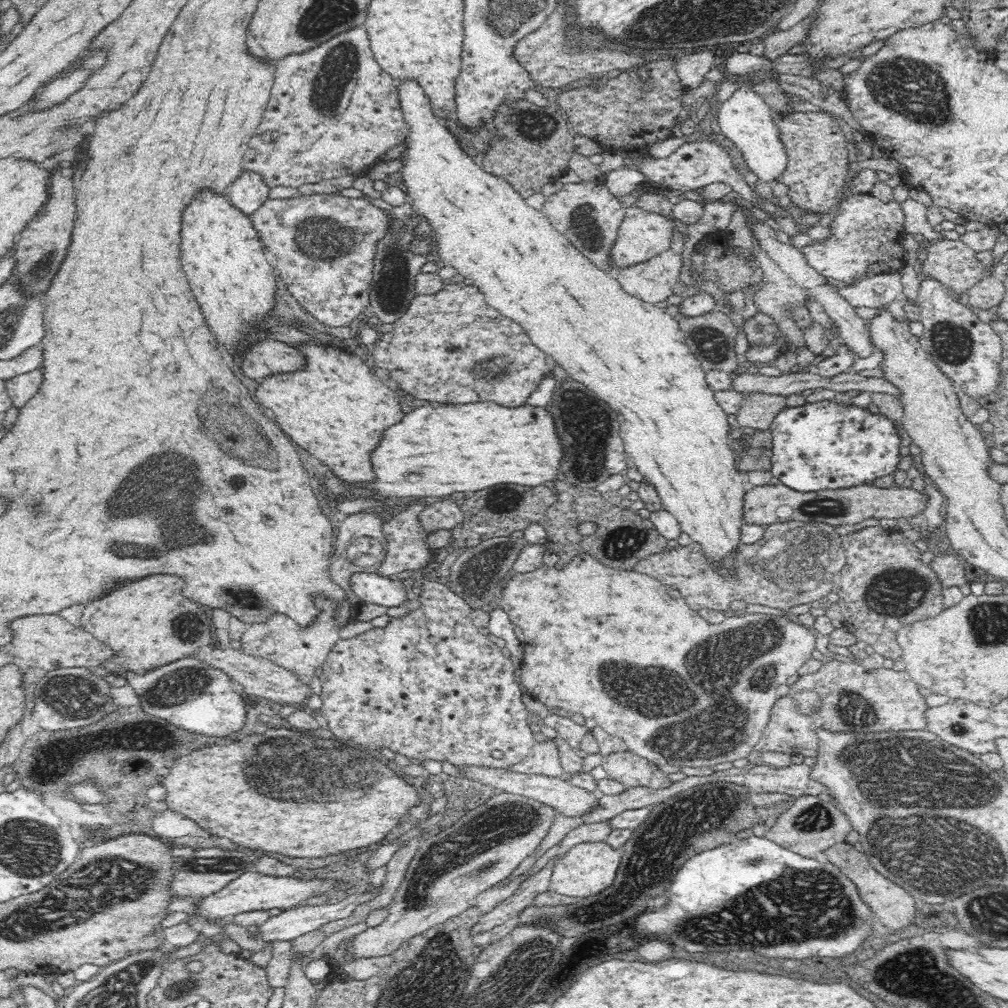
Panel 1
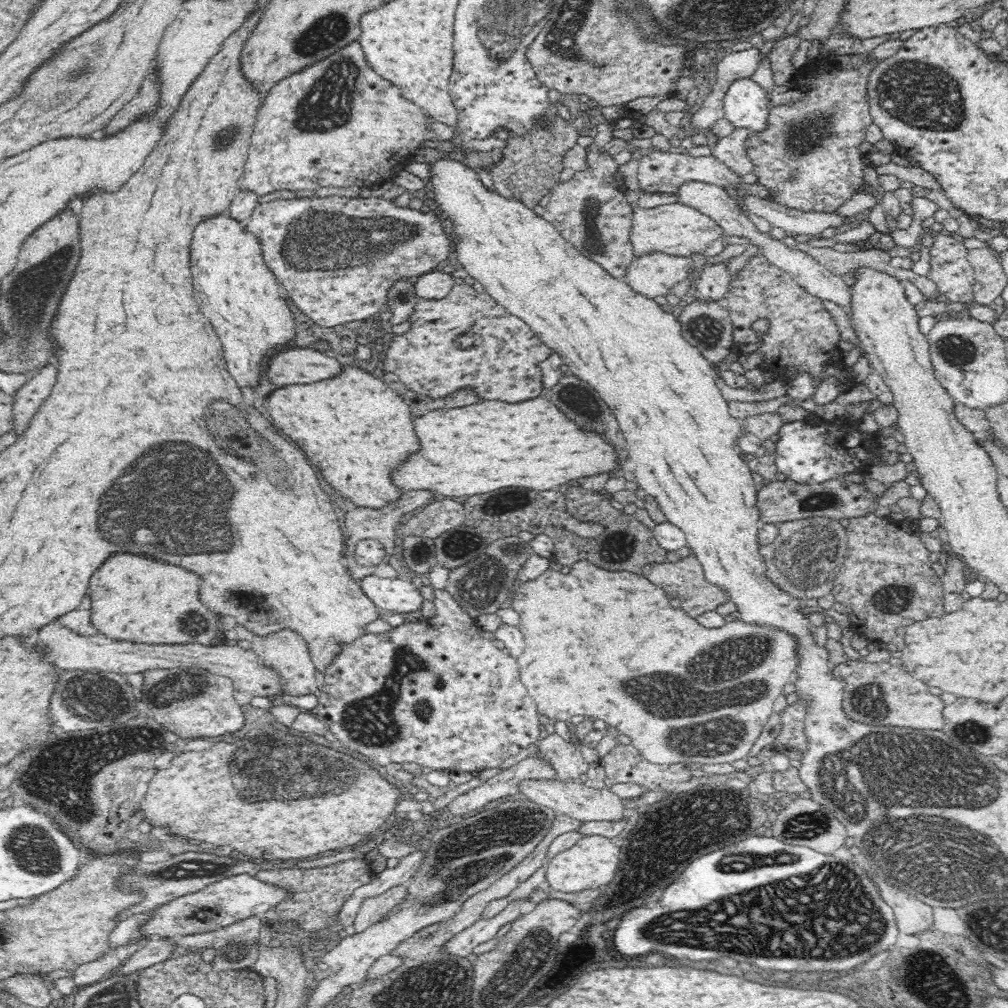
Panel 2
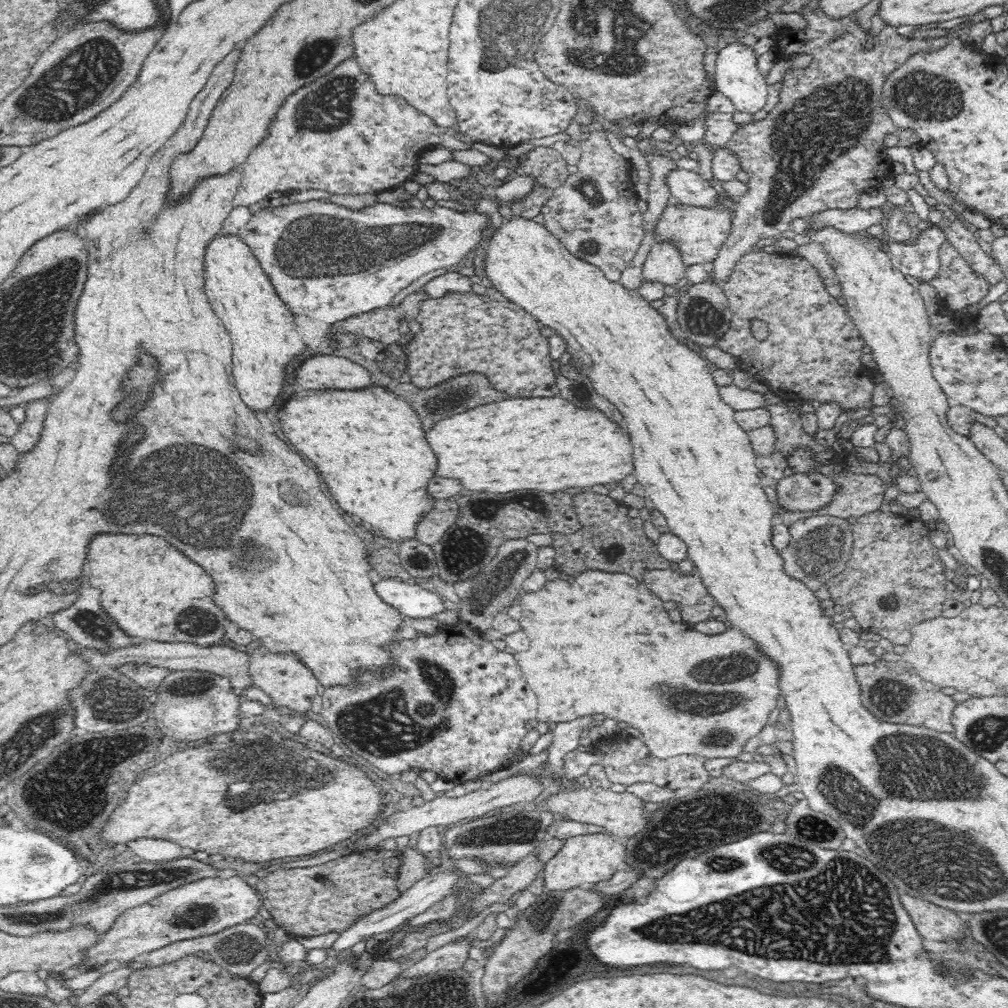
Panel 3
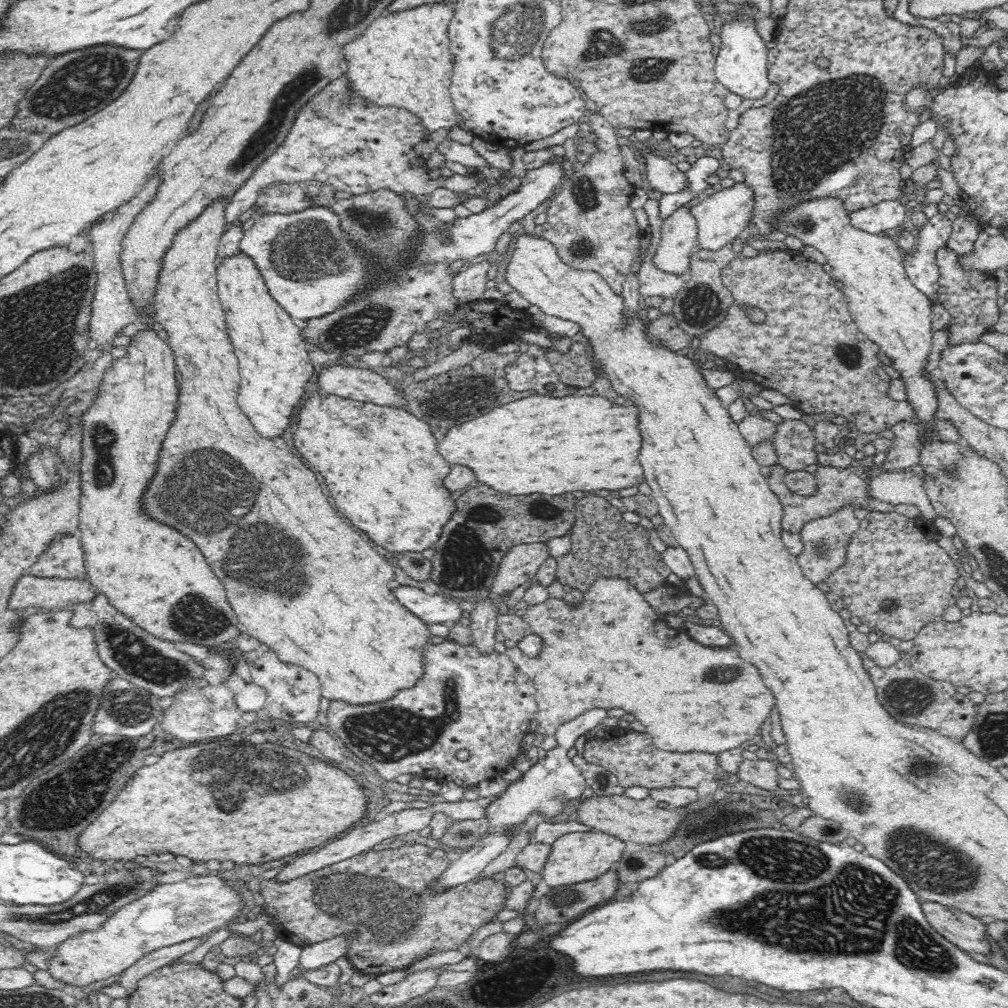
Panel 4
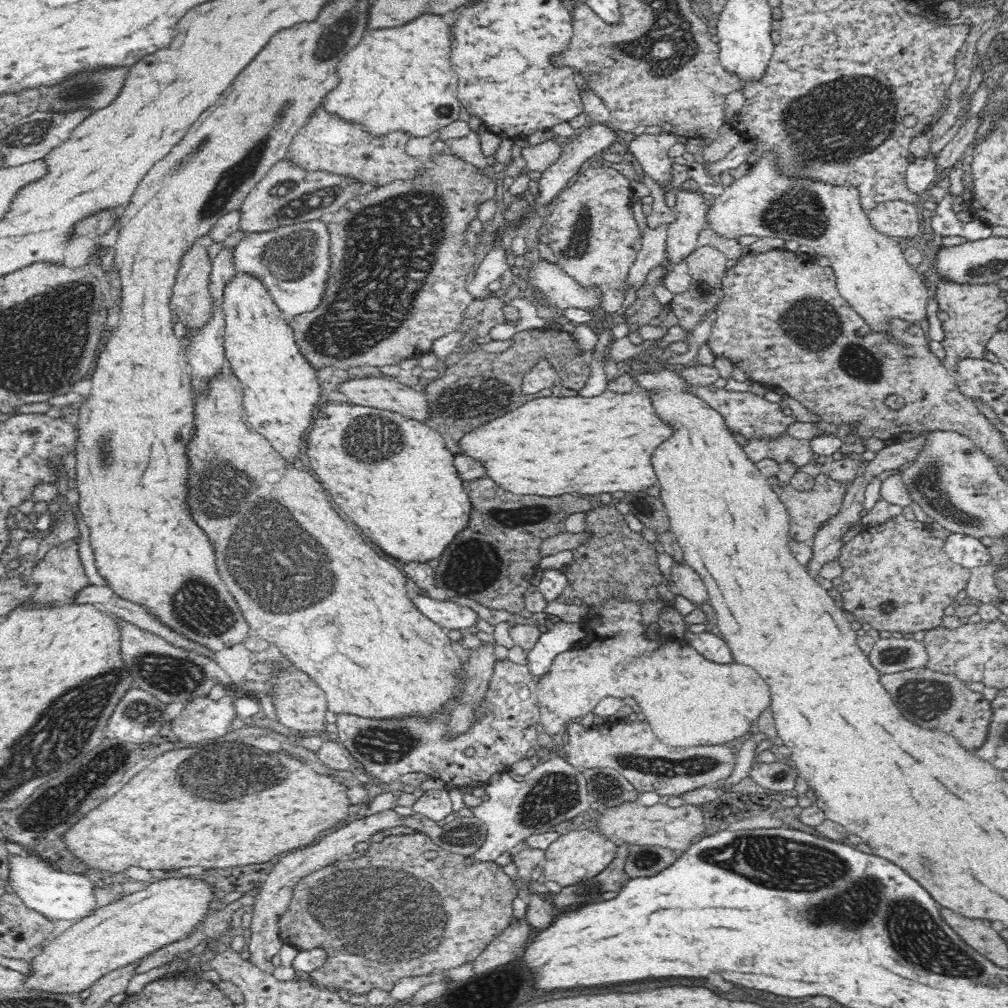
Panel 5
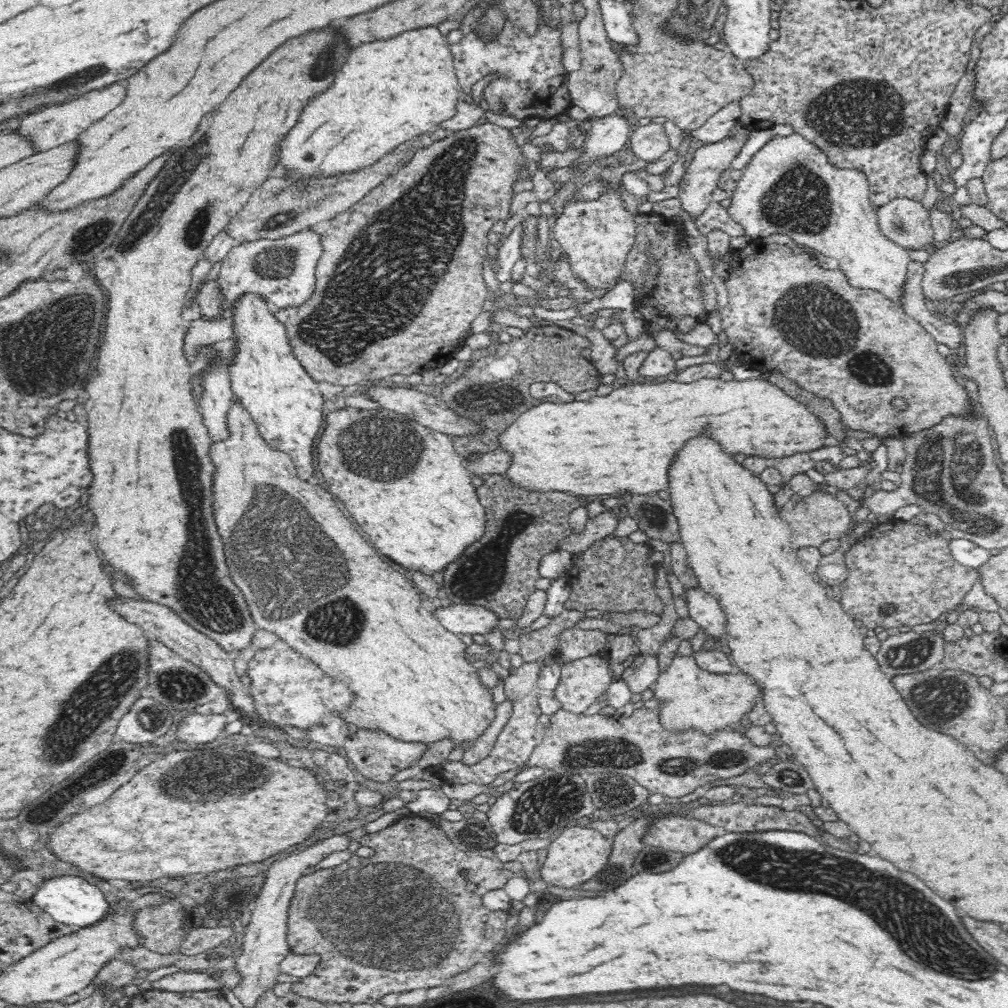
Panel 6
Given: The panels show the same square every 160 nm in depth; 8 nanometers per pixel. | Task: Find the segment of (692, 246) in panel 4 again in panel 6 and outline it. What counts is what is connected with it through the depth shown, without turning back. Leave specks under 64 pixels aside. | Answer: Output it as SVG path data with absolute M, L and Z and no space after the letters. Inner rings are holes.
M738 125L737 129L732 132L732 136L733 138L726 138L722 142L716 142L716 144L706 144L696 150L690 165L687 167L688 169L684 172L678 199L680 199L680 206L691 216L692 220L697 219L706 210L708 204L712 202L712 192L721 183L719 182L720 174L724 170L731 170L731 162L746 143L749 131Z

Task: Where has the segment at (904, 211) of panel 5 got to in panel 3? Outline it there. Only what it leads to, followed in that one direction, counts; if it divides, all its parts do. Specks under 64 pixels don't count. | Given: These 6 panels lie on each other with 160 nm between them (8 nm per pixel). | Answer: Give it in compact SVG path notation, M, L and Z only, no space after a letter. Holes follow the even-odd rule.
M882 207L873 209L830 209L814 213L805 218L794 218L788 224L795 234L807 234L808 231L817 231L821 228L834 227L846 234L865 234L878 231L880 220L884 218Z

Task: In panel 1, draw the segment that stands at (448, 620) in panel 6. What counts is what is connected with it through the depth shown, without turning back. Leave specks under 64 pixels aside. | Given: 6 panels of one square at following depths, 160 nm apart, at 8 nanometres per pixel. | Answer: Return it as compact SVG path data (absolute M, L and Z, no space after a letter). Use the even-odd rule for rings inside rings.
M373 570L354 572L350 576L350 589L358 601L384 606L399 606L411 596L408 587L397 578L380 576Z

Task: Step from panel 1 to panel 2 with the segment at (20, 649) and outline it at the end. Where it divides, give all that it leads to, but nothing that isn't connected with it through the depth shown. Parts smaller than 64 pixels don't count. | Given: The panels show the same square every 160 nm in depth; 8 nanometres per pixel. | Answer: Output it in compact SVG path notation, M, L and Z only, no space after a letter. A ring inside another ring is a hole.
M58 620L53 624L42 626L38 638L31 646L41 654L43 662L48 662L60 672L64 670L103 670L121 674L144 672L154 668L203 668L231 678L235 690L252 693L256 700L274 700L287 694L281 674L273 668L262 665L260 659L250 650L244 650L238 645L201 645L198 643L150 645L114 640L101 635L92 636L78 634L62 625Z

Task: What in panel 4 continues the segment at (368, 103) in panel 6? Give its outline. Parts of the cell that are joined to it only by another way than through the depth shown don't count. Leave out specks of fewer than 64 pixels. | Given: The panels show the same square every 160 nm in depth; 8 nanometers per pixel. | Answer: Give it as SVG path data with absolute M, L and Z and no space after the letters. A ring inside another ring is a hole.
M432 2L408 10L396 10L388 16L374 20L374 24L370 24L370 28L366 28L366 32L358 40L346 44L346 73L354 94L368 98L378 107L399 107L416 114L430 133L459 126L460 117L450 98L453 70L448 28L454 16L452 6L448 2Z

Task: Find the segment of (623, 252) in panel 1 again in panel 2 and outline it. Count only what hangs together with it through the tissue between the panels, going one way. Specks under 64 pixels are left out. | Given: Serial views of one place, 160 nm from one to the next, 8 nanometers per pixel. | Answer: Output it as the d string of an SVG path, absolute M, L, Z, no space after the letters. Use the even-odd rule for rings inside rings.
M630 159L618 166L625 177L624 188L626 201L632 208L632 226L630 226L630 240L635 258L652 253L665 253L678 257L691 257L694 252L705 257L715 257L721 254L726 244L722 240L722 227L706 213L700 212L687 204L673 202L652 208L643 208L637 204L642 194L638 181L638 161Z

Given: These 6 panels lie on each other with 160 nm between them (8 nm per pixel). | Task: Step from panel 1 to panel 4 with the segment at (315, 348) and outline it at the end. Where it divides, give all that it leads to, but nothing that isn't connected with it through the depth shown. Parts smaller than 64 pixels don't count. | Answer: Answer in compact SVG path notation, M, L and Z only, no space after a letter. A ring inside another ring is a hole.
M238 250L232 256L224 256L222 260L217 260L216 266L218 298L225 312L227 331L238 359L240 373L238 404L259 434L264 438L280 441L282 432L288 428L288 418L292 418L292 414L298 410L296 402L300 402L306 392L304 388L306 382L314 374L314 366L308 355L307 344L300 335L301 328L293 322L291 316L269 293L264 277L250 256ZM323 393L319 395L312 395L305 400L303 405L300 405L298 412L297 428L294 428L292 434L292 441L294 448L300 453L299 457L305 462L305 464L320 472L326 480L325 488L330 488L330 498L336 502L336 510L339 510L340 514L351 522L360 530L363 530L375 544L383 546L390 552L425 552L434 547L436 540L440 538L442 534L442 528L444 524L450 520L452 512L455 511L456 495L450 494L448 489L444 487L444 478L446 474L450 472L448 468L448 461L437 451L436 438L430 432L431 428L425 420L420 420L417 416L414 416L408 409L402 406L382 406L381 404L374 404L373 402L362 402L360 400L354 400L350 398L344 398L342 396Z

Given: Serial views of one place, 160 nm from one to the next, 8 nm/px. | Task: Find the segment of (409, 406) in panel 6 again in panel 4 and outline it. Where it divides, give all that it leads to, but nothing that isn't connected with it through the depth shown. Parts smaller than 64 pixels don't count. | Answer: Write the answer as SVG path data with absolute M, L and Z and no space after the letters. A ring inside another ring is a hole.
M345 364L322 368L316 380L316 386L321 394L334 394L382 406L404 407L404 397L396 392L393 385L370 368Z

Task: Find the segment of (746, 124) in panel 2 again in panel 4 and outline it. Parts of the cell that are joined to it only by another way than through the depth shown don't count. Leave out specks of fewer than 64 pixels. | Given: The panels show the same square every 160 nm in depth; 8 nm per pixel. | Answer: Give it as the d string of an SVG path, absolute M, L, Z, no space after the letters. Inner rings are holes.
M739 4L737 9L742 11L740 20L725 19L721 23L720 52L715 57L713 72L718 81L730 93L738 94L742 100L761 100L766 96L771 80L768 78L768 50L766 43L756 31L757 9L753 4Z

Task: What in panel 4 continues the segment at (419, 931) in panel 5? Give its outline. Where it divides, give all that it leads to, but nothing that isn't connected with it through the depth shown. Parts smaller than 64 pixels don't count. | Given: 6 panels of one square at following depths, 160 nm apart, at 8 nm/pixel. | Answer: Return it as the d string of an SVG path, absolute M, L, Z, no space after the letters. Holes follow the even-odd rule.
M414 843L396 849L383 848L380 852L370 850L361 853L362 856L358 856L358 860L362 860L360 868L353 867L352 858L348 858L289 882L262 880L259 892L264 898L265 912L276 928L276 938L302 947L340 936L354 928L359 929L362 934L351 942L346 955L355 970L379 975L406 968L416 962L418 956L428 954L432 948L439 948L440 951L463 950L460 944L484 923L494 920L508 896L509 890L502 882L495 882L494 879L479 883L472 880L448 889L441 895L430 894L426 886L444 872L450 861L449 854L444 850Z

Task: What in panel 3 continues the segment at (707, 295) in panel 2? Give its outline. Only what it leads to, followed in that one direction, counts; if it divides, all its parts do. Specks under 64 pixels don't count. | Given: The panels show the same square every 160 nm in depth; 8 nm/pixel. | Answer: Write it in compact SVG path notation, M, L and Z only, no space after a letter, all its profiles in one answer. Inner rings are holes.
M820 7L814 12L804 8L800 13L806 19L806 28L781 30L775 42L776 51L779 58L785 59L808 52L813 62L803 69L790 70L781 81L779 102L772 112L760 122L742 125L726 145L738 157L742 171L748 173L750 180L747 185L750 190L735 200L737 207L733 211L730 234L717 258L708 265L708 277L716 284L722 285L730 278L738 261L751 252L756 242L789 230L790 220L830 209L854 208L864 191L880 188L885 177L891 177L893 162L886 155L883 139L886 134L900 131L880 102L882 84L892 70L908 60L908 56L931 48L931 44L923 39L923 34L908 39L903 30L888 25L873 38L874 47L867 50L864 42L868 34L858 29L854 14L834 20L826 16Z

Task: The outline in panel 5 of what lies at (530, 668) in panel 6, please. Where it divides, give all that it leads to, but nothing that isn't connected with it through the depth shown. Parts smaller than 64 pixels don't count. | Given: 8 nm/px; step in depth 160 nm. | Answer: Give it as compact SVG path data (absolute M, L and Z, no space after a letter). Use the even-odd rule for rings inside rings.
M508 659L496 660L492 678L488 682L486 694L478 708L474 708L474 718L466 732L458 736L448 735L448 724L455 706L461 697L461 686L467 679L467 672L463 669L454 674L456 677L456 690L454 698L444 704L444 708L430 714L425 718L421 714L410 714L404 718L364 718L354 714L336 714L336 727L338 732L335 739L347 748L352 756L364 765L368 778L380 778L381 782L394 782L402 774L408 772L424 772L436 779L444 780L448 786L470 788L478 784L485 784L497 773L506 773L512 764L520 762L526 757L530 748L537 748L538 732L536 727L540 720L540 707L538 706L537 678L532 674L529 666L514 664ZM466 748L473 748L474 755L464 755Z

